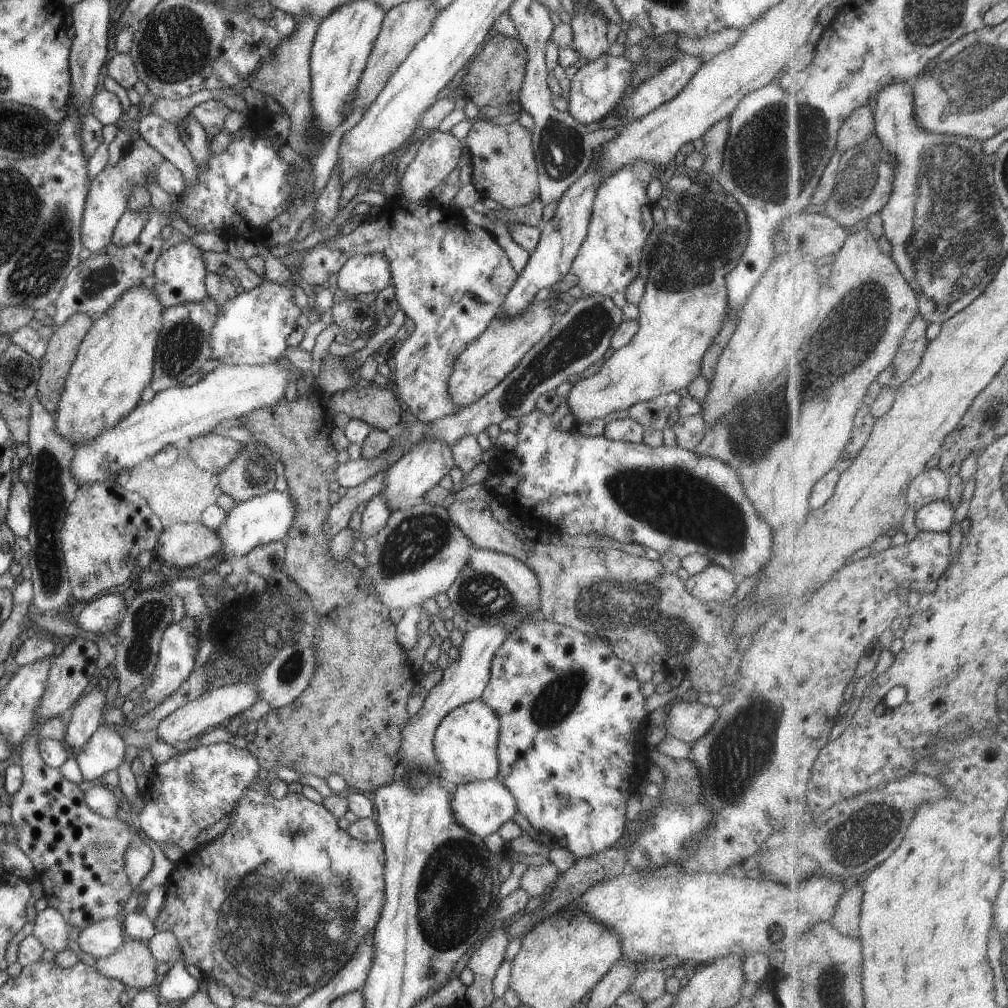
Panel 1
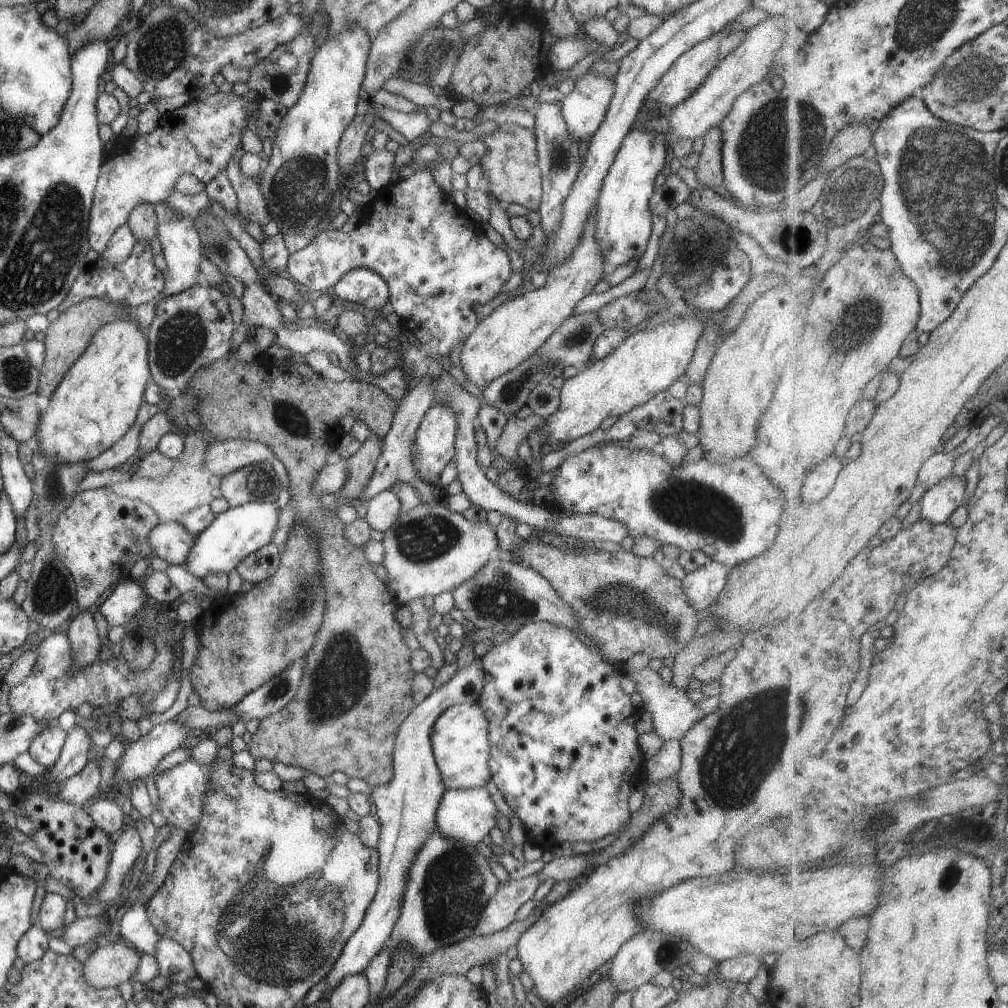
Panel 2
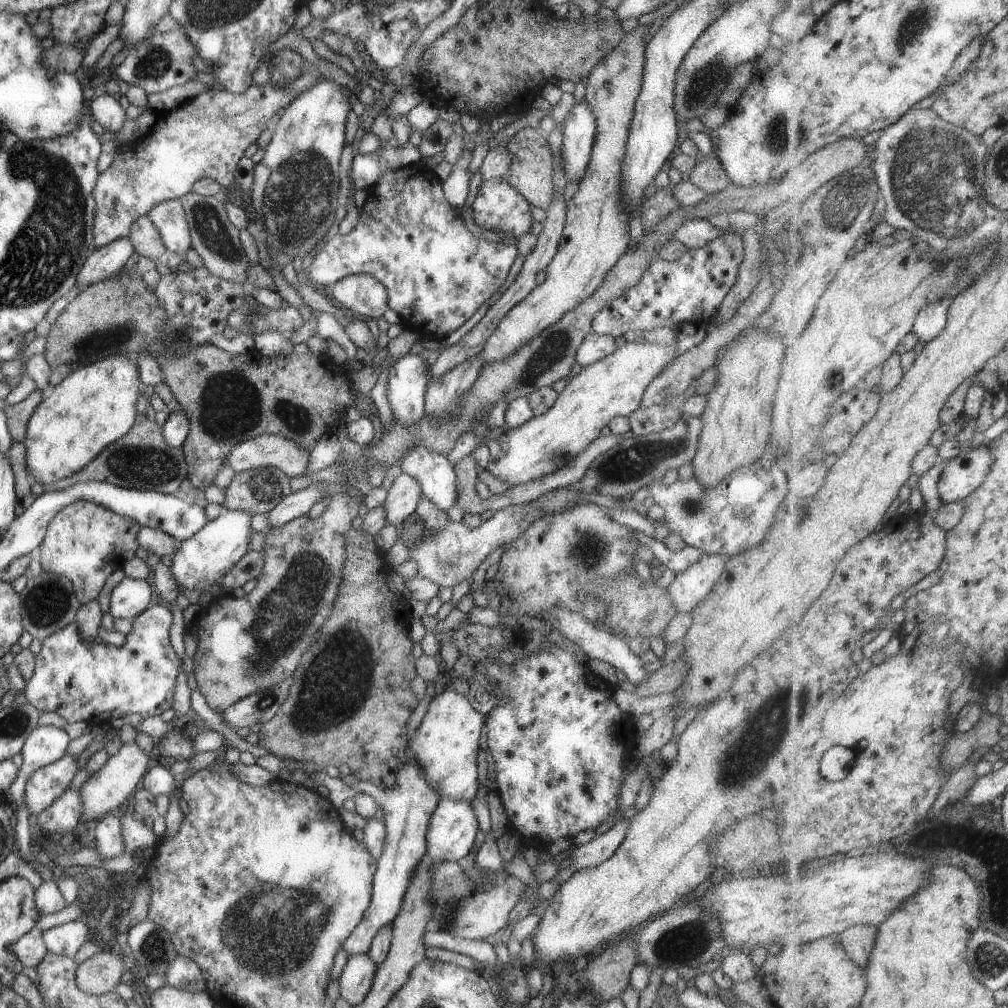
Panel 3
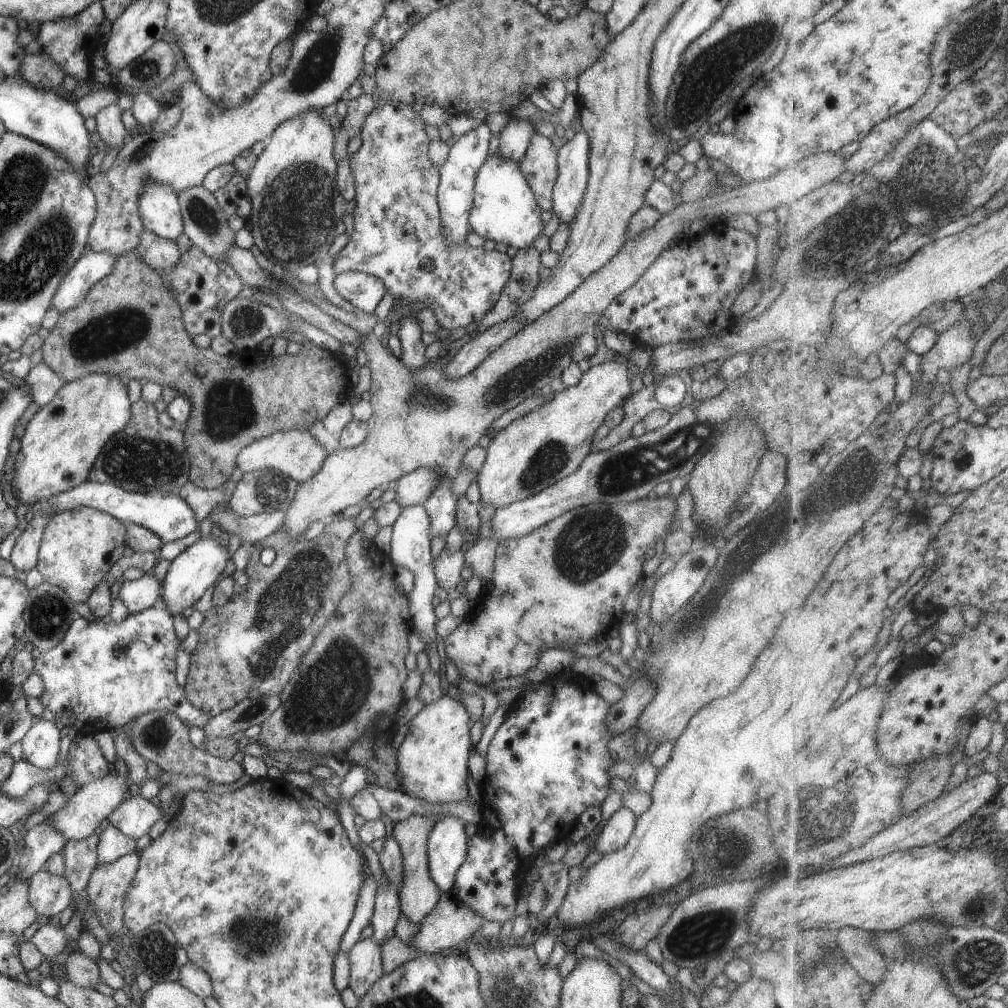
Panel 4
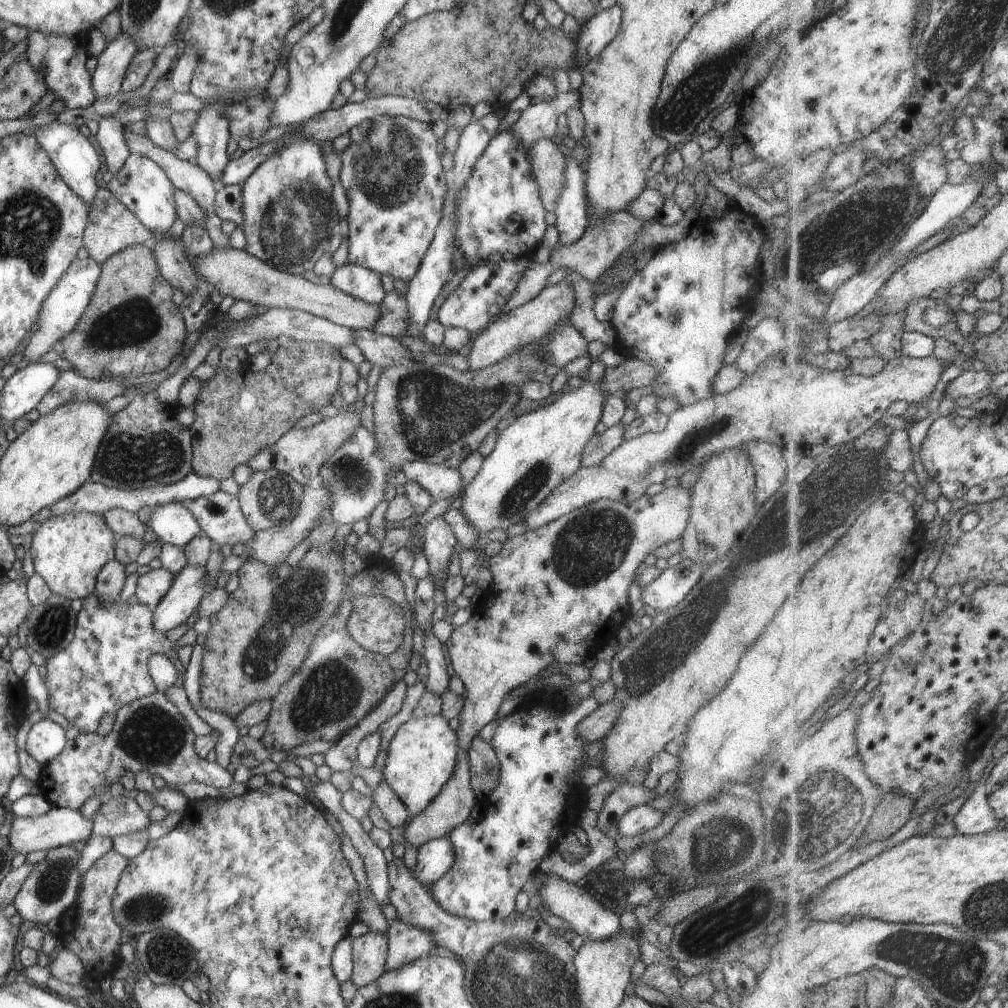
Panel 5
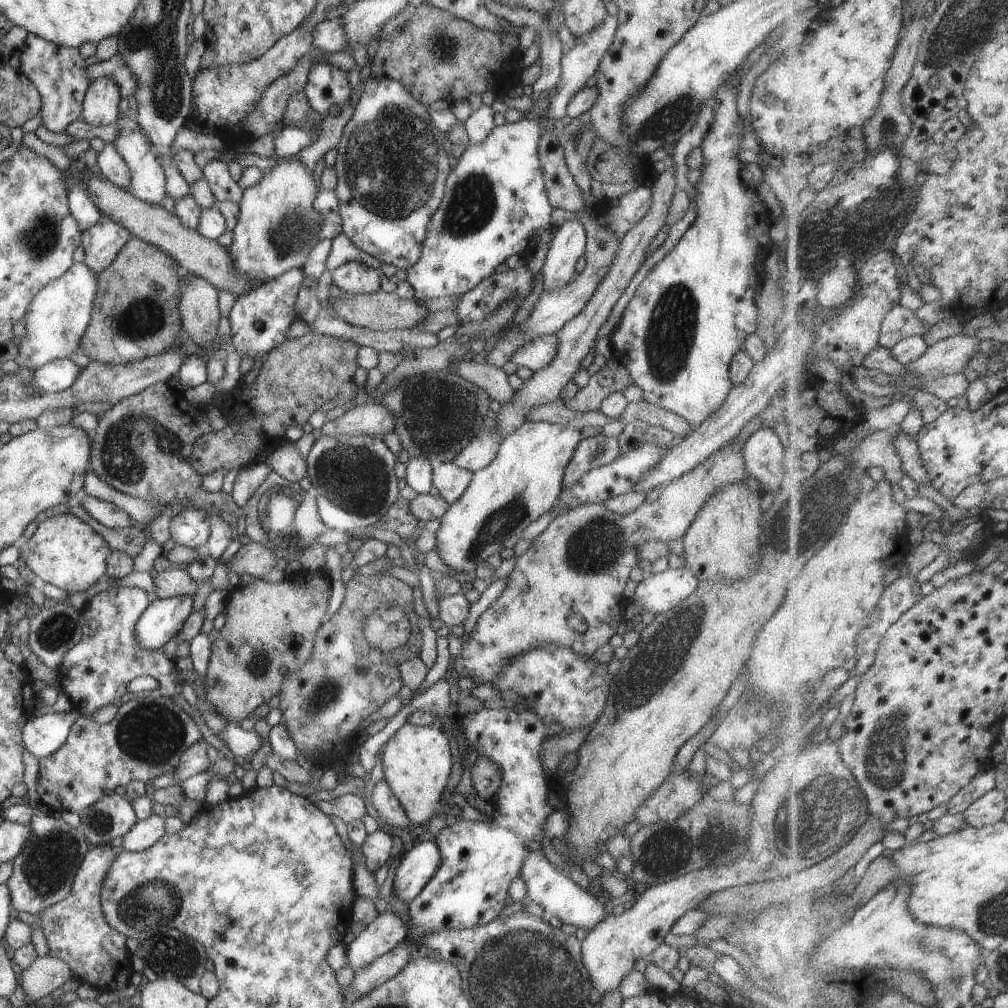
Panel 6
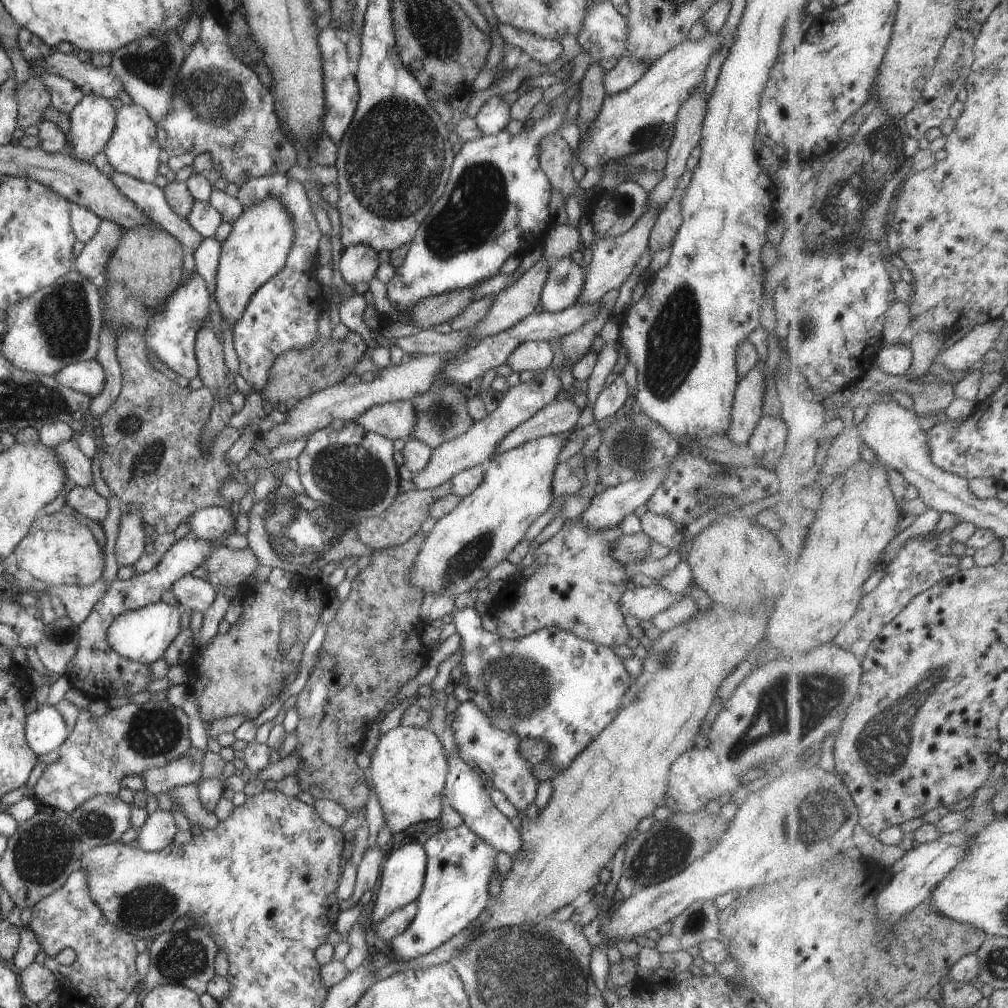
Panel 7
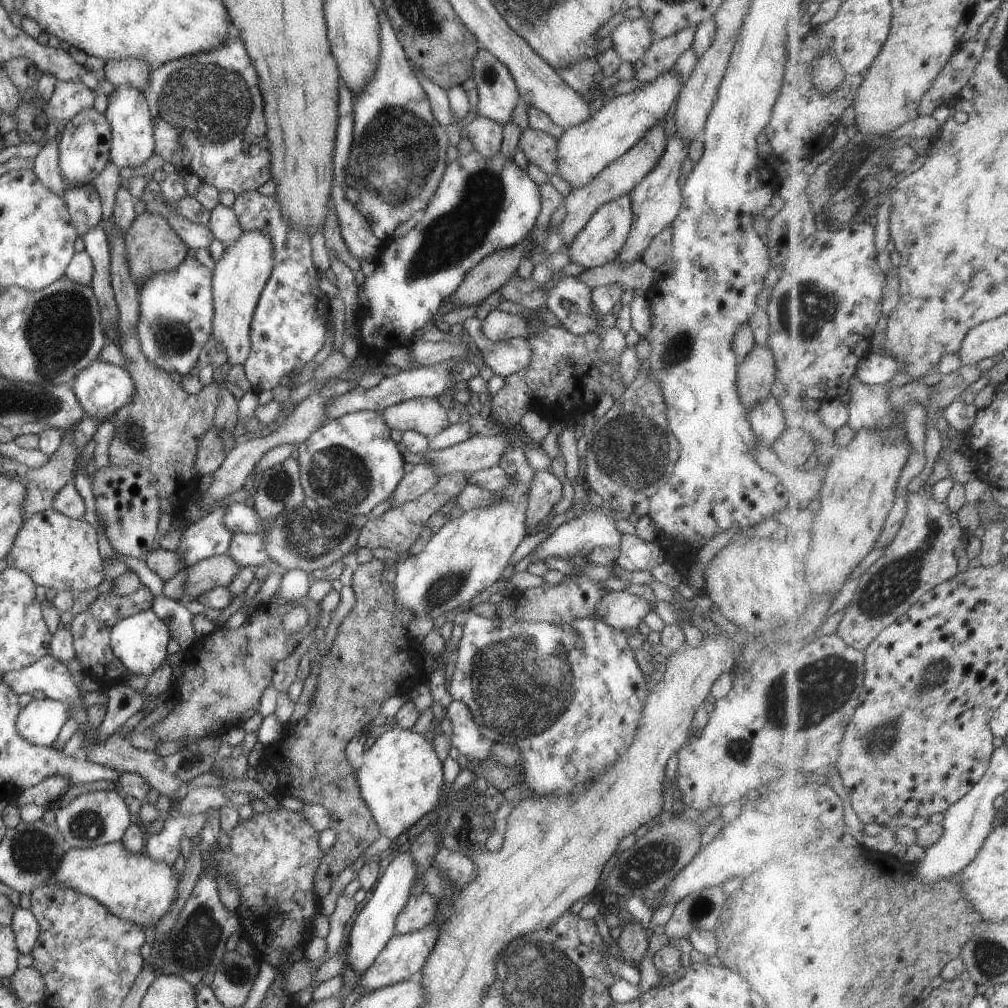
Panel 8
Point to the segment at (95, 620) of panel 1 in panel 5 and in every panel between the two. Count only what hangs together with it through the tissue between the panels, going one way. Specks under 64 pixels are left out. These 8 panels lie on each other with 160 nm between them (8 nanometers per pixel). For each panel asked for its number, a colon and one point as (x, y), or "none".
2: (126, 597)
3: (129, 597)
4: (140, 594)
5: (149, 588)

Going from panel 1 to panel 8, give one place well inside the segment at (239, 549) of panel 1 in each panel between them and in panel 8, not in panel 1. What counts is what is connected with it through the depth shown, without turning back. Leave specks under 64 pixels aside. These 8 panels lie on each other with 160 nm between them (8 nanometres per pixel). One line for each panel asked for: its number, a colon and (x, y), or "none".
2: (232, 535)
3: (201, 560)
4: (192, 571)
5: (184, 595)
6: (163, 618)
7: (142, 635)
8: (139, 641)

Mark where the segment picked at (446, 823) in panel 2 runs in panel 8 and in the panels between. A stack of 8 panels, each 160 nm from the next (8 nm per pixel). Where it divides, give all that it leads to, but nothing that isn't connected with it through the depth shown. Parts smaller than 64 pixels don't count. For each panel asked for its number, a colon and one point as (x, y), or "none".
3: (451, 828)
4: (446, 845)
5: (435, 857)
6: (417, 866)
7: (400, 882)
8: (373, 926)

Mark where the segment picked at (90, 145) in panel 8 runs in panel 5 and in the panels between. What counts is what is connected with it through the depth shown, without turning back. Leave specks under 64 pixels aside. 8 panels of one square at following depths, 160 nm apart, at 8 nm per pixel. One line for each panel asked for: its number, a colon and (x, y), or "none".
5: (112, 62)
6: (100, 103)
7: (91, 120)

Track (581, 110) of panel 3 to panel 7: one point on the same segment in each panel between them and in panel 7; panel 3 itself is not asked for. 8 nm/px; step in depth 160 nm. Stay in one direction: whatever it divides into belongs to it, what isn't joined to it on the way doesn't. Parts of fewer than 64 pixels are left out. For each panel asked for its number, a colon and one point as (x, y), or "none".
4: (572, 158)
5: (571, 220)
6: (568, 244)
7: (564, 280)

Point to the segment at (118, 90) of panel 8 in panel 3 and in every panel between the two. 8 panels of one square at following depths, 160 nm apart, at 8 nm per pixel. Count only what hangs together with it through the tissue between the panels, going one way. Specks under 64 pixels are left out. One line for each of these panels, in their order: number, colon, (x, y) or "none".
3: (168, 216)
4: (159, 211)
5: (140, 185)
6: (146, 183)
7: (132, 149)

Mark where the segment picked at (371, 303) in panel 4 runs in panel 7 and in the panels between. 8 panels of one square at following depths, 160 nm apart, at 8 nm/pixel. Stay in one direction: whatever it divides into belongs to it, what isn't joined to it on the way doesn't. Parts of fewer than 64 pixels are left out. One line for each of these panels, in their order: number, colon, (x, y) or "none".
5: (355, 281)
6: (354, 278)
7: (357, 262)

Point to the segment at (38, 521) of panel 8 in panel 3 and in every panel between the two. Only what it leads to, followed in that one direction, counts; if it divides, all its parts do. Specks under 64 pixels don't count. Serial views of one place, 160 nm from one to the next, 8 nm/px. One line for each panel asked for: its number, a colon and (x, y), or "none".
3: (84, 542)
4: (78, 546)
5: (67, 550)
6: (64, 551)
7: (57, 550)

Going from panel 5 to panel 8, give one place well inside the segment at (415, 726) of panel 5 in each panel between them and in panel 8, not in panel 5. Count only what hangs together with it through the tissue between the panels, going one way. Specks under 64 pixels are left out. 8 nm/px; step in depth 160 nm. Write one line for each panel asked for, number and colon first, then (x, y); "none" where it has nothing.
6: (415, 762)
7: (407, 768)
8: (400, 776)

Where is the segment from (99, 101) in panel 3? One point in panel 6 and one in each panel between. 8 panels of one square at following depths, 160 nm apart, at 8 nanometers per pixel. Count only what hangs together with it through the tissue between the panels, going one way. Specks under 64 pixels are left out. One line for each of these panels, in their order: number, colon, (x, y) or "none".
4: (109, 127)
5: (109, 136)
6: (112, 167)

